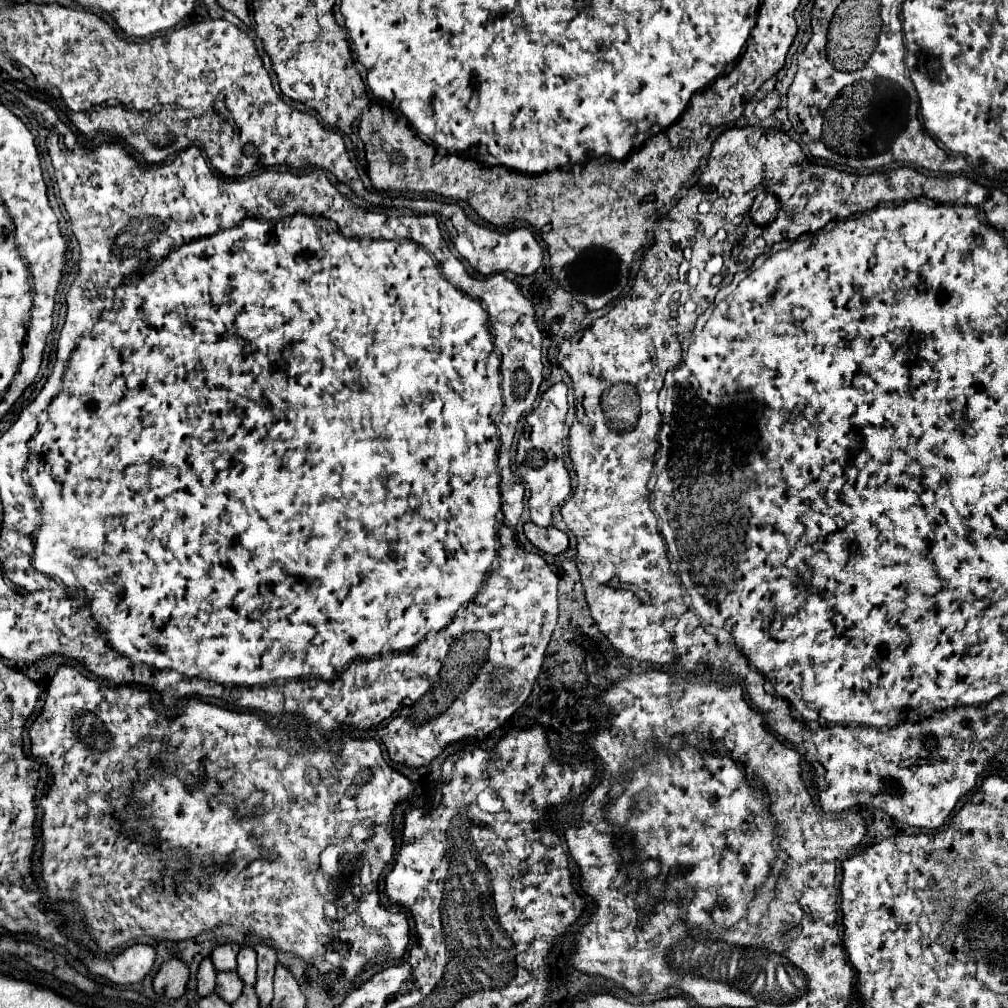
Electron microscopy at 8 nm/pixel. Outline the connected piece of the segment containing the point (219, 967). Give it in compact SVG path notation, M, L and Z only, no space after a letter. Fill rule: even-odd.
M223 944L223 946L217 946L211 954L211 960L213 960L213 968L215 972L233 972L235 970L235 956L239 952L239 946L237 944Z

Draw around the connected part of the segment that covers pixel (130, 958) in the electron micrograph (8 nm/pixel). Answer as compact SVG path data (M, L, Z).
M135 944L113 960L97 960L95 974L111 980L113 984L139 984L149 974L155 962L153 946Z

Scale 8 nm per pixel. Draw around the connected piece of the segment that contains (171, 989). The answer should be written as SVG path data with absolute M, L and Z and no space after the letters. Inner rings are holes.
M173 958L165 964L161 964L155 980L153 980L153 990L159 996L167 996L167 998L181 998L185 994L185 986L189 980L189 968Z

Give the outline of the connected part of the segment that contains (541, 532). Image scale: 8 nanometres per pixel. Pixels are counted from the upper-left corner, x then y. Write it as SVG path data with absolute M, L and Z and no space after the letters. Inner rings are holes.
M527 522L525 524L525 536L529 538L529 542L533 546L537 546L541 552L547 552L547 554L561 554L569 546L567 534L557 530L555 526L539 528L533 522Z

